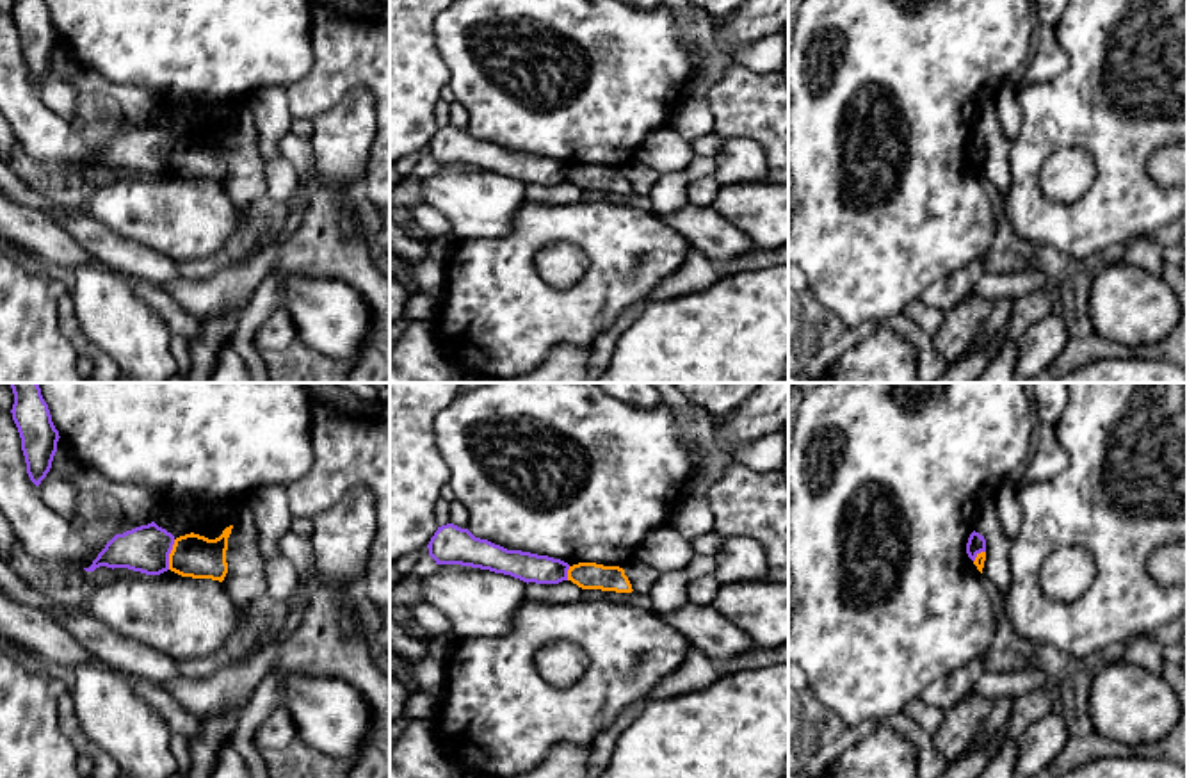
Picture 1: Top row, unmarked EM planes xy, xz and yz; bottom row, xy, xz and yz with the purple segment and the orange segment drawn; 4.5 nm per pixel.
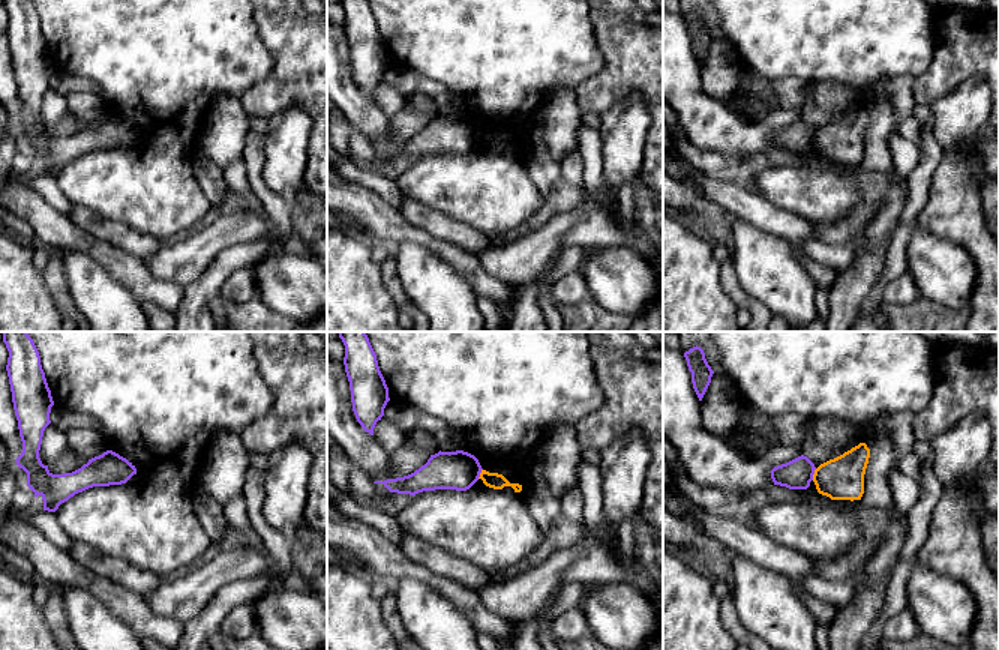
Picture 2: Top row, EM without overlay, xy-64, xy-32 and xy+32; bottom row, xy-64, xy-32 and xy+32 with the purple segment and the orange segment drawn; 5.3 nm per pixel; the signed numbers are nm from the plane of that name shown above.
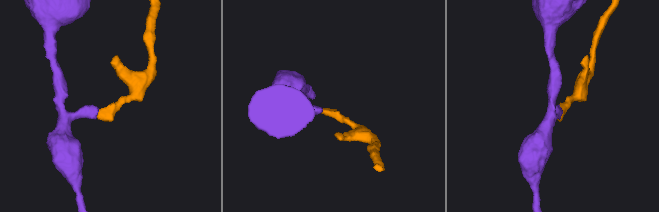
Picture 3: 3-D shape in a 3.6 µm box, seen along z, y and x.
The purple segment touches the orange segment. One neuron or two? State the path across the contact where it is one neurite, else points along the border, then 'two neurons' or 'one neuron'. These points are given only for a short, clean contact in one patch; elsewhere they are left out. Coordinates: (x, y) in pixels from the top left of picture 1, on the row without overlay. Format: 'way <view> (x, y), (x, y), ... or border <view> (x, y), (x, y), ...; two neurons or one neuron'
border xy (175, 141), (168, 170); two neurons

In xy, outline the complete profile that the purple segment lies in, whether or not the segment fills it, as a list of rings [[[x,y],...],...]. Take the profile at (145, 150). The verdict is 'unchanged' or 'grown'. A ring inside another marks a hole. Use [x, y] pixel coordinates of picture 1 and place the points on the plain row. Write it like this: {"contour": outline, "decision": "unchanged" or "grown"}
{"contour": [[[155,123],[116,135],[85,173],[100,167],[128,169],[146,176],[160,176],[169,171],[169,155],[174,137]]], "decision": "unchanged"}

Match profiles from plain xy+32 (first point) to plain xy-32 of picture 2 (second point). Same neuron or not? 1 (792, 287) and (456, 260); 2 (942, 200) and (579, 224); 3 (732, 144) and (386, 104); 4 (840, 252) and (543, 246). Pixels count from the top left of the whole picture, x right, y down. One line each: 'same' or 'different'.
1: different
2: same
3: different
4: same

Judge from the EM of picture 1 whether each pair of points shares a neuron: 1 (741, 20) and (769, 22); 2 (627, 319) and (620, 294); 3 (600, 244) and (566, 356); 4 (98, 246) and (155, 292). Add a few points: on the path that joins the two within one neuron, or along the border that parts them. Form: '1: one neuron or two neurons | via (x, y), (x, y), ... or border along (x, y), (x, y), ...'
1: one neuron | via (748, 20), (762, 20)
2: two neurons | border along (657, 285), (646, 298), (632, 303), (595, 340)
3: two neurons | border along (591, 346), (557, 344), (538, 364)
4: two neurons | border along (134, 278), (143, 278), (161, 287)

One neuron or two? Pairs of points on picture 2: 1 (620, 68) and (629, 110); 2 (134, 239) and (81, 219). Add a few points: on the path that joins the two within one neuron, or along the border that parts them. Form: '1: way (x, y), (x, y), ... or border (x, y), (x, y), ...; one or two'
1: border (647, 105), (639, 96), (629, 95), (600, 116); two
2: way (120, 236), (95, 224); one

